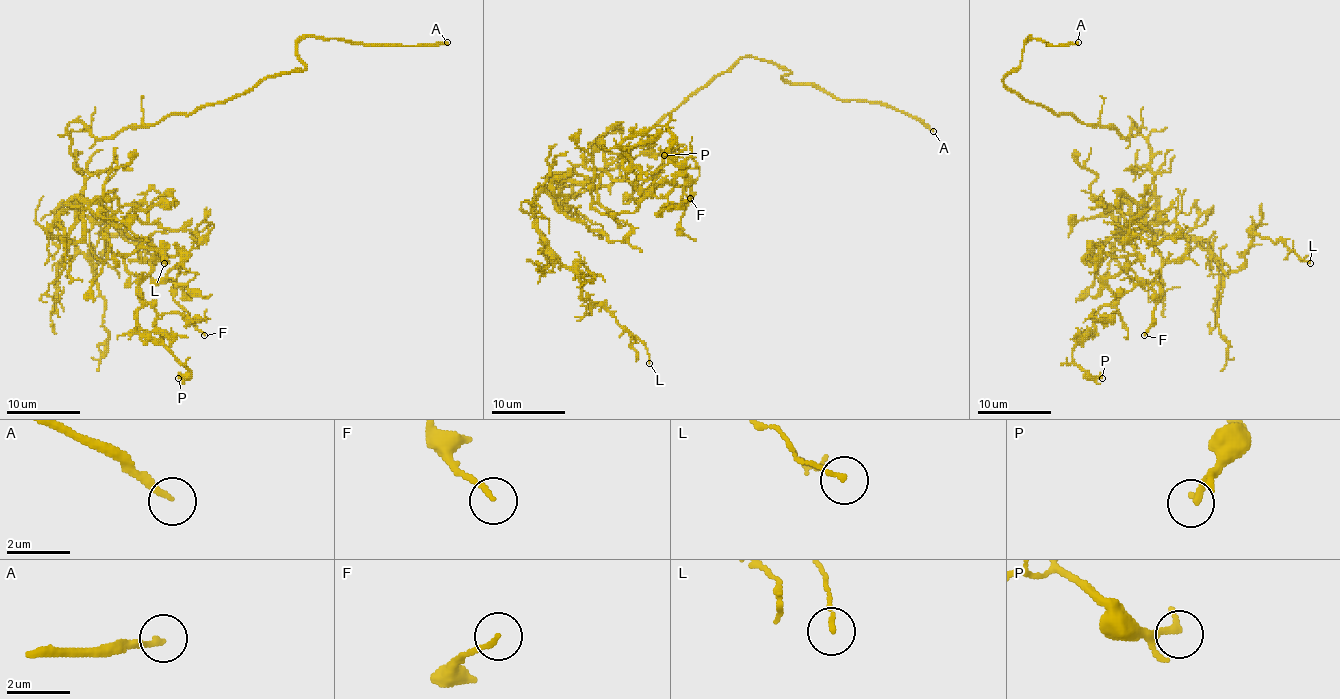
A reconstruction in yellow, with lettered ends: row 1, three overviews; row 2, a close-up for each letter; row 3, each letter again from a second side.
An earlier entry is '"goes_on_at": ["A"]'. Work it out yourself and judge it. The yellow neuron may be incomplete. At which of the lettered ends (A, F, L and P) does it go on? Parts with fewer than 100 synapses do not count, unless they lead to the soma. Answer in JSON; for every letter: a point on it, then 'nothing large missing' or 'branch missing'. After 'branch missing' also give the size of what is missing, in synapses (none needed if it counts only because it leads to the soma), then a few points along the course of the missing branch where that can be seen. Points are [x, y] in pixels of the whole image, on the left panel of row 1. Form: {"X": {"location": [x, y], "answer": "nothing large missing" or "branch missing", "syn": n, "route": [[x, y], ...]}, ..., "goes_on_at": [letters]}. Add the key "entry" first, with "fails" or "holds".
{"entry": "holds", "A": {"location": [447, 42], "answer": "branch missing"}, "F": {"location": [204, 335], "answer": "nothing large missing"}, "L": {"location": [164, 263], "answer": "nothing large missing"}, "P": {"location": [178, 378], "answer": "nothing large missing"}, "goes_on_at": ["A"]}

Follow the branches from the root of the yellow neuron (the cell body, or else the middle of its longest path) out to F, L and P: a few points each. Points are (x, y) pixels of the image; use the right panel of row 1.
F: (1135, 126), (1154, 194), (1137, 235), (1118, 229), (1122, 198), (1161, 257), (1143, 281), (1159, 287), (1144, 335)
L: (1135, 126), (1150, 148), (1156, 202), (1137, 215), (1150, 229), (1202, 237), (1224, 272), (1254, 235), (1310, 263)
P: (1135, 126), (1154, 194), (1124, 242), (1120, 203), (1111, 213), (1137, 257), (1072, 352), (1102, 378)

